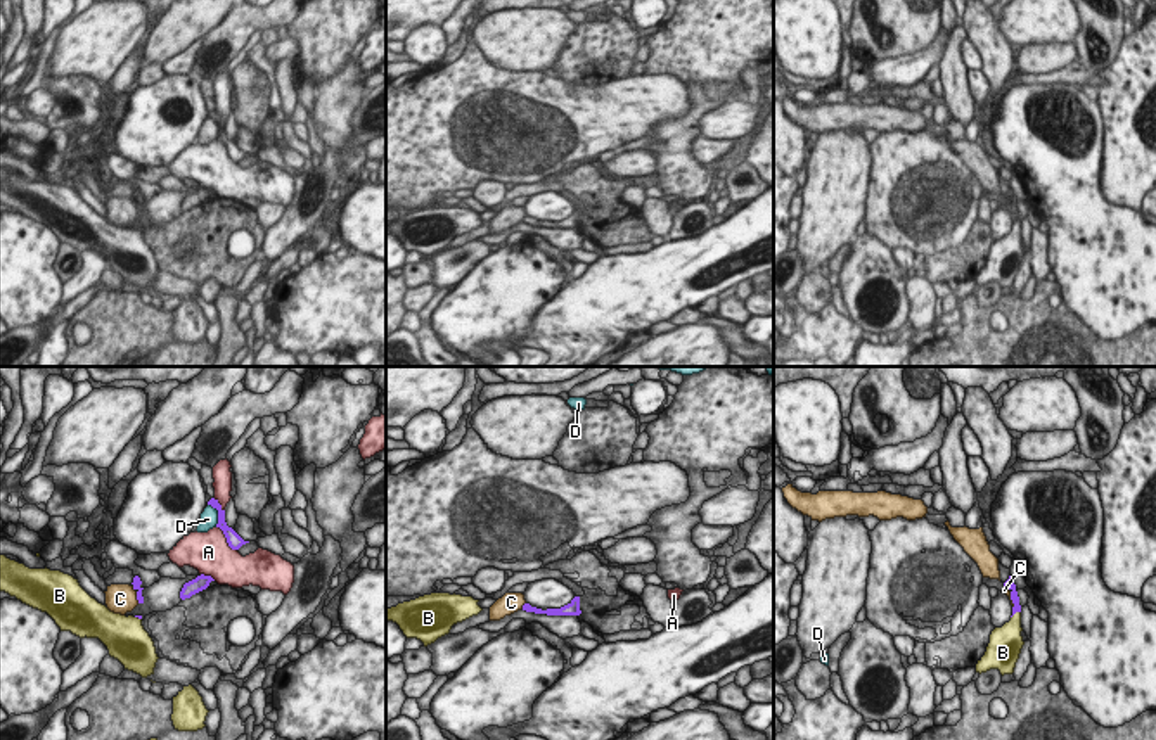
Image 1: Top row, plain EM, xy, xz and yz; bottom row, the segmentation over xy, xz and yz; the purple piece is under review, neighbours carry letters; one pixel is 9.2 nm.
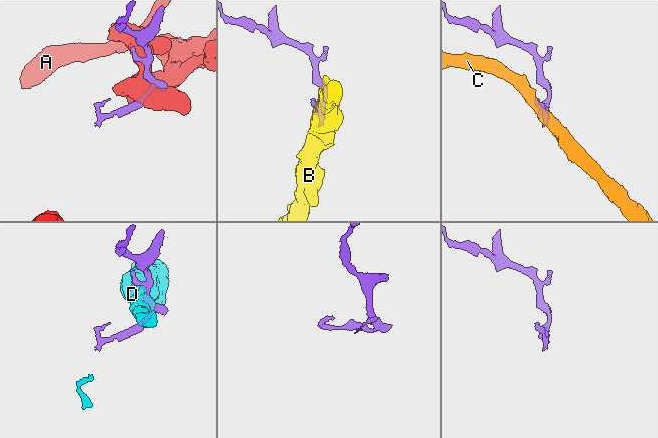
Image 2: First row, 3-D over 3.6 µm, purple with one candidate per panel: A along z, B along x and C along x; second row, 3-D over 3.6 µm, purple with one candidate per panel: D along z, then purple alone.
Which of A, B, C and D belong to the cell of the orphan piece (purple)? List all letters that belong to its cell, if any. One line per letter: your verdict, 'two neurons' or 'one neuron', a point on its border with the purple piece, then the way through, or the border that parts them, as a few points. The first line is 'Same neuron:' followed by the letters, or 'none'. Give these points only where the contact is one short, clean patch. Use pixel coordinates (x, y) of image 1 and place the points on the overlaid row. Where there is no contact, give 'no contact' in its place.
Same neuron: B
A: two neurons; contact xy (227, 540)
B: one neuron; contact yz (1014, 612); way yz (1014, 597), (1014, 612), (1014, 626), (1008, 638)
C: two neurons; contact xy (137, 595); border xy (132, 586), (139, 602)
D: two neurons; contact xy (218, 514); border xy (208, 503), (217, 510), (217, 526)

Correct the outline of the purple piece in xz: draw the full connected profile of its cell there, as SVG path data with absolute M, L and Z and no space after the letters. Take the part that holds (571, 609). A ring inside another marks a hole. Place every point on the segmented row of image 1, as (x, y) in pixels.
M575 596L568 605L564 605L561 609L542 610L542 609L531 607L530 603L524 603L523 610L535 612L535 614L547 614L547 616L580 616L581 614L580 596Z

